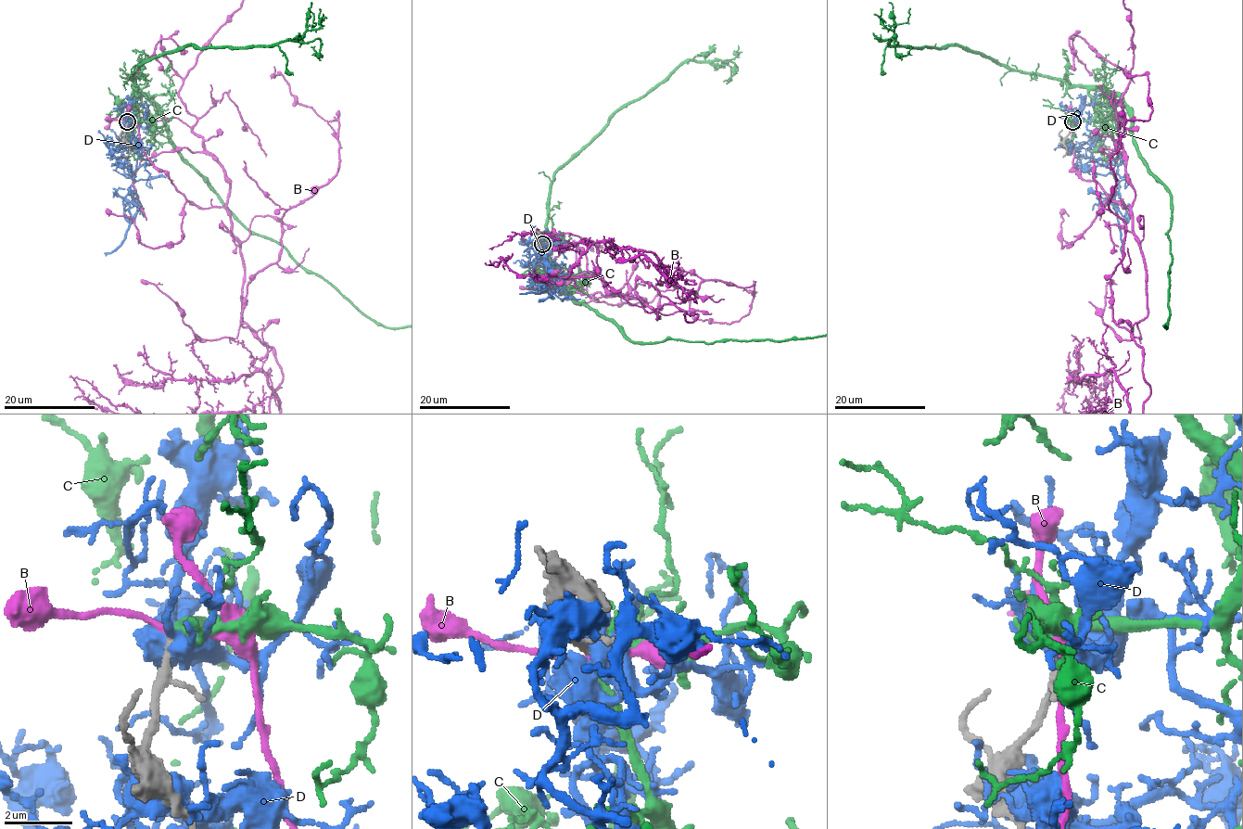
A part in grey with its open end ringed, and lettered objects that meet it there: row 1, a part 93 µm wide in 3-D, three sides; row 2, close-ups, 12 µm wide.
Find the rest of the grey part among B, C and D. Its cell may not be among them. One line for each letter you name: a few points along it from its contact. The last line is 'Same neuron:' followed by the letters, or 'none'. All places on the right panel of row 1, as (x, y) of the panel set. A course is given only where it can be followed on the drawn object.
C: course (1072, 121), (1112, 91), (1170, 195), (1166, 327), (903, 166), (932, 205), (956, 197)
Same neuron: C

